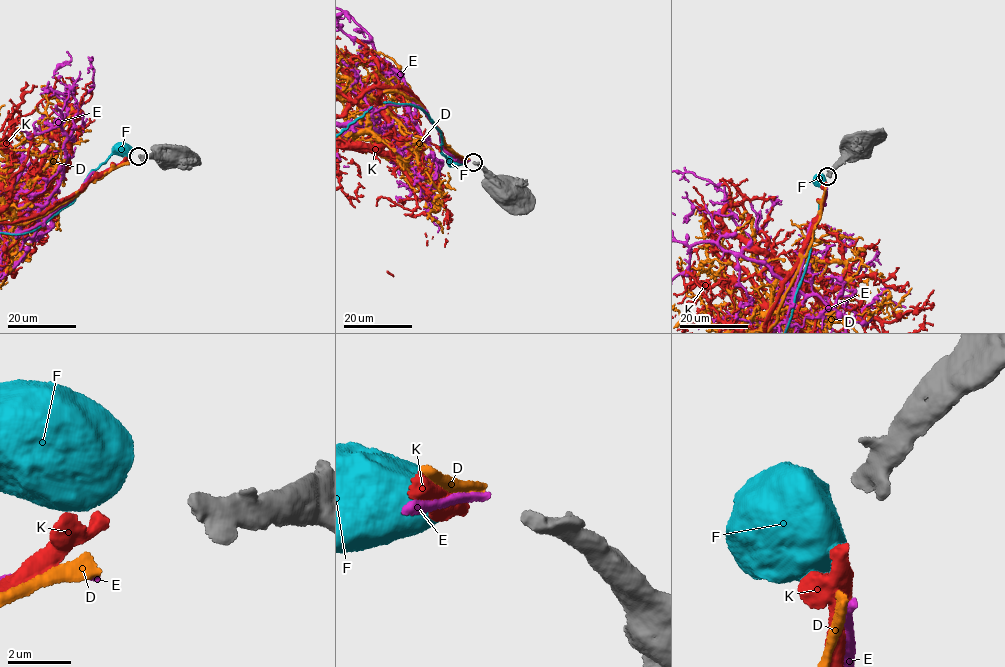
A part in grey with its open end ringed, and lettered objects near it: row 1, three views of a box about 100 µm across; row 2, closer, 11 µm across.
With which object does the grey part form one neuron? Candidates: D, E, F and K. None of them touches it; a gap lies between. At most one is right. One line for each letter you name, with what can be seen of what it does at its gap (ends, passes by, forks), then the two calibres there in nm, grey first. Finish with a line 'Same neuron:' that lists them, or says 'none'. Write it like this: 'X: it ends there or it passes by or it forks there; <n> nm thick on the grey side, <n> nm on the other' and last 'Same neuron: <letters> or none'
K: it ends there; 500 nm thick on the grey side, 440 nm on the other
Same neuron: K

